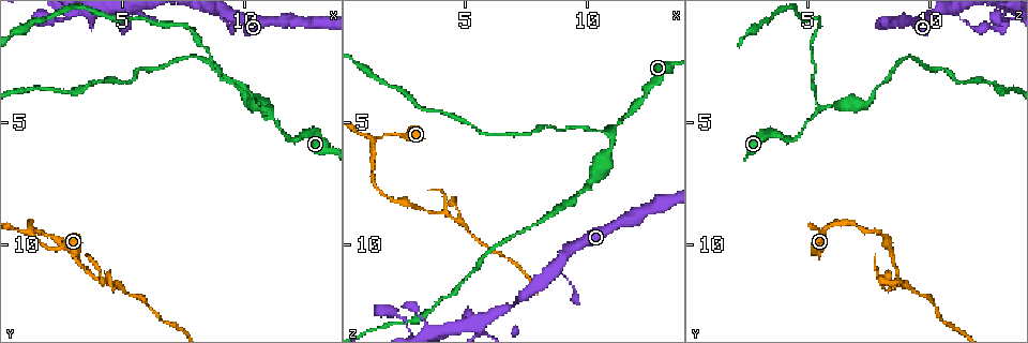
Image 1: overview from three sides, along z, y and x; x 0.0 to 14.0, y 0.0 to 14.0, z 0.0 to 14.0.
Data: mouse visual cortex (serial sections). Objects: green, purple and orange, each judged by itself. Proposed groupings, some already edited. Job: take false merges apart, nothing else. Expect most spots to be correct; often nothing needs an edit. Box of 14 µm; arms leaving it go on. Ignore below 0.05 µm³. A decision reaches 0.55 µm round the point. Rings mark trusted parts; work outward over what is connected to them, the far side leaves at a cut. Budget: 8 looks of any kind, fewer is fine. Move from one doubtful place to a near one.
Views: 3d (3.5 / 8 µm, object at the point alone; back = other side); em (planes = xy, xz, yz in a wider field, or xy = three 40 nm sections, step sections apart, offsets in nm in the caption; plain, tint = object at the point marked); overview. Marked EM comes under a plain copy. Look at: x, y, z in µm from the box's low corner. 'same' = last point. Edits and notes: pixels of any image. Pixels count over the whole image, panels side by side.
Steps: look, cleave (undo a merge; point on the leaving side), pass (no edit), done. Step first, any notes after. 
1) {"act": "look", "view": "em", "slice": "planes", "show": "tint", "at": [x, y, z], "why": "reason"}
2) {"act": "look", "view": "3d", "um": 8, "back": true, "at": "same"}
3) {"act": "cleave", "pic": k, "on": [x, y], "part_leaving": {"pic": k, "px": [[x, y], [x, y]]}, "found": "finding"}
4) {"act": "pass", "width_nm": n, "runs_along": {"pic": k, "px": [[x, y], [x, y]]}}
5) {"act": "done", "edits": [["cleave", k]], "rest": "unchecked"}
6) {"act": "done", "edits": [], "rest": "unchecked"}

{"act": "look", "view": "3d", "um": 8, "at": [11.0, 4.6, 5.4], "why": "three-way junction"}

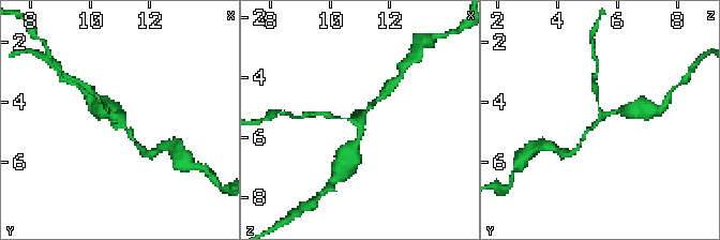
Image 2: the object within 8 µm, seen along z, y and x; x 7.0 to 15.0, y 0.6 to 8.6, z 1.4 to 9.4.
{"act": "look", "view": "3d", "um": 3.5, "at": [11.0, 4.6, 5.4], "why": "zoom in"}

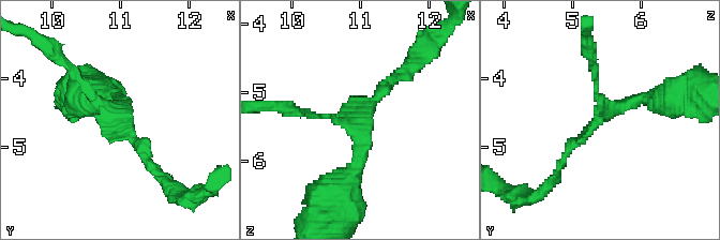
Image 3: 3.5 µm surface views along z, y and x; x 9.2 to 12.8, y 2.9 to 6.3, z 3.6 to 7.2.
{"act": "look", "view": "em", "slice": "xy", "step": 3, "show": "tint", "at": [11.05, 4.55, 5.40], "arms": 3, "arm_widths_nm": [100, 150, 200], "why": "shape alone is not enough"}

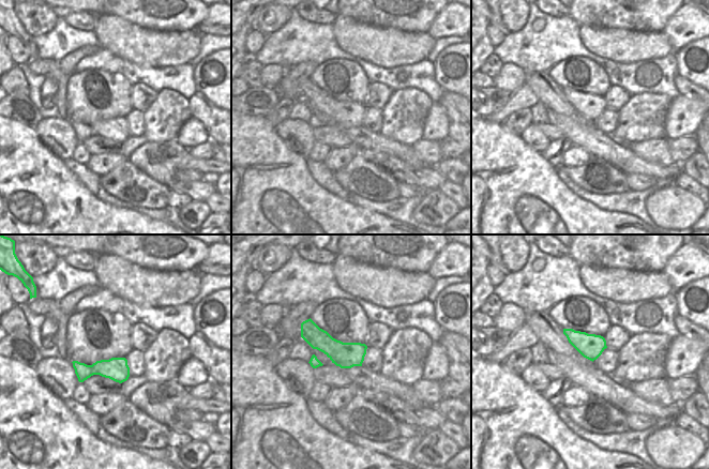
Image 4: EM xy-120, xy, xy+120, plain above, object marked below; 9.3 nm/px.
{"act": "pass", "runs_along": {"pic": 3, "px": [[559, 164], [601, 115], [661, 99]]}, "found": "one cell here"}

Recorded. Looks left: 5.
{"act": "look", "view": "3d", "um": 8, "at": [1.3, 9.5, 5.7], "why": "a fork"}

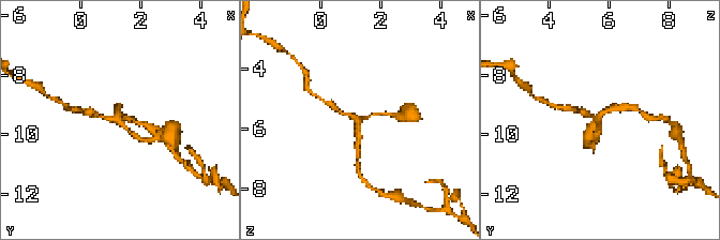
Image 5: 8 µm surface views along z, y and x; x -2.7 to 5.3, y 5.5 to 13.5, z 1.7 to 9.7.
{"act": "look", "view": "em", "slice": "xy", "step": 1, "show": "tint", "at": [1.2, 9.4, 5.8], "arms": 3, "arm_widths_nm": [150, 150, 250]}

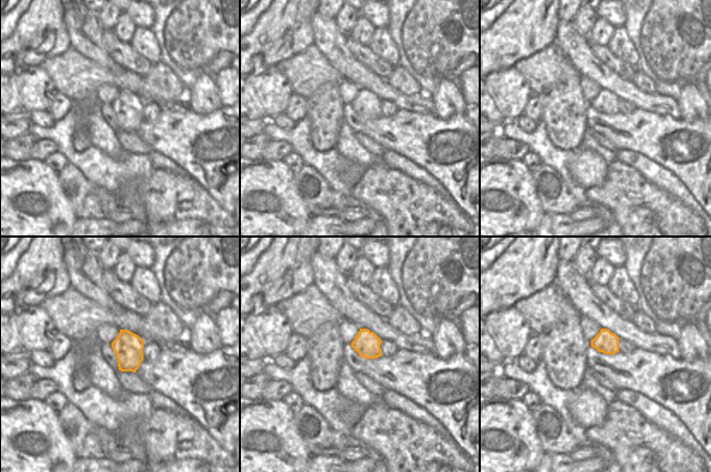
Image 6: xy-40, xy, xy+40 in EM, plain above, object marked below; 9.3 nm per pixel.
{"act": "pass", "runs_along": {"pic": 5, "px": [[594, 140], [604, 111], [625, 107]]}, "found": "one cell here"}

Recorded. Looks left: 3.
{"act": "look", "view": "3d", "um": 3.5, "at": [4.2, 11.5, 8.6], "why": "sharp bend"}

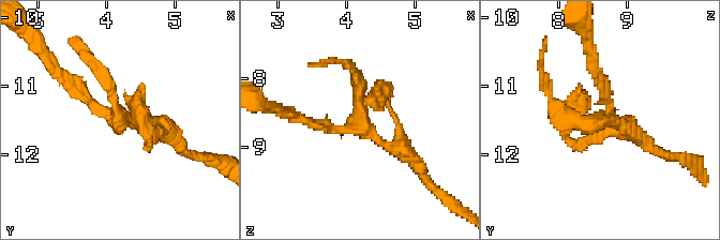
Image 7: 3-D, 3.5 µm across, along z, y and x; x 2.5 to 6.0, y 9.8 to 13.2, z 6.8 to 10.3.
{"act": "look", "view": "em", "slice": "xy", "step": 1, "show": "tint", "at": [4.20, 11.45, 8.70], "arms": 3, "arm_widths_nm": [150, 200, 250], "why": "need the tissue"}

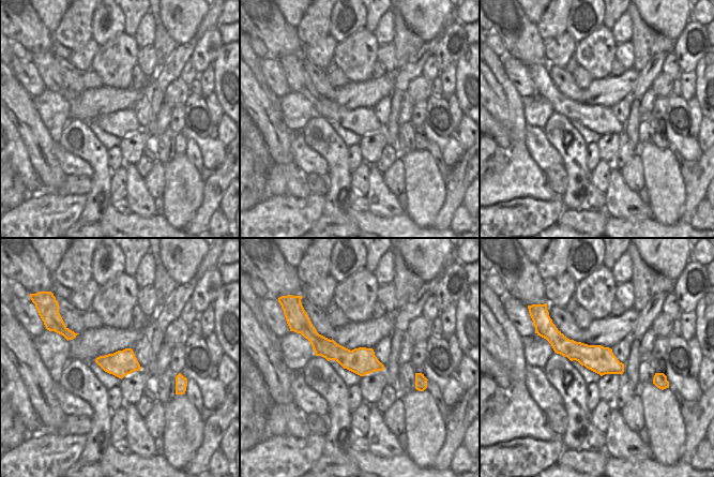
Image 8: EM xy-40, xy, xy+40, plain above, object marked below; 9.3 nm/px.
{"act": "pass", "width_nm": 260, "runs_along": {"pic": 8, "px": [[548, 337], [621, 369]]}, "found": "continuous, no second cell"}

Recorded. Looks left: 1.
{"act": "done", "edits": [], "rest": "unchecked"}

